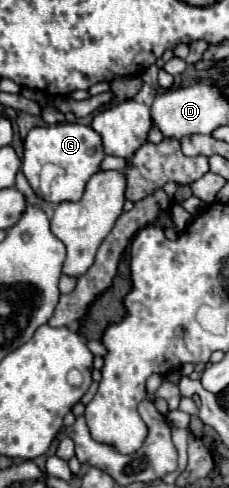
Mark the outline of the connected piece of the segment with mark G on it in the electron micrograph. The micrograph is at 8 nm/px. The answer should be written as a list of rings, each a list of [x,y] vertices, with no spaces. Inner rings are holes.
[[[62,122],[56,126],[40,126],[40,128],[32,128],[24,140],[22,172],[28,178],[28,184],[32,186],[36,196],[42,196],[46,202],[52,202],[52,204],[76,202],[82,198],[82,192],[84,192],[90,176],[100,170],[100,162],[104,160],[104,156],[106,154],[102,148],[102,138],[90,126],[70,124],[70,122],[66,122],[66,124]],[[44,164],[56,164],[56,166],[64,168],[64,178],[54,180],[54,188],[48,196],[40,192],[40,170]]]

